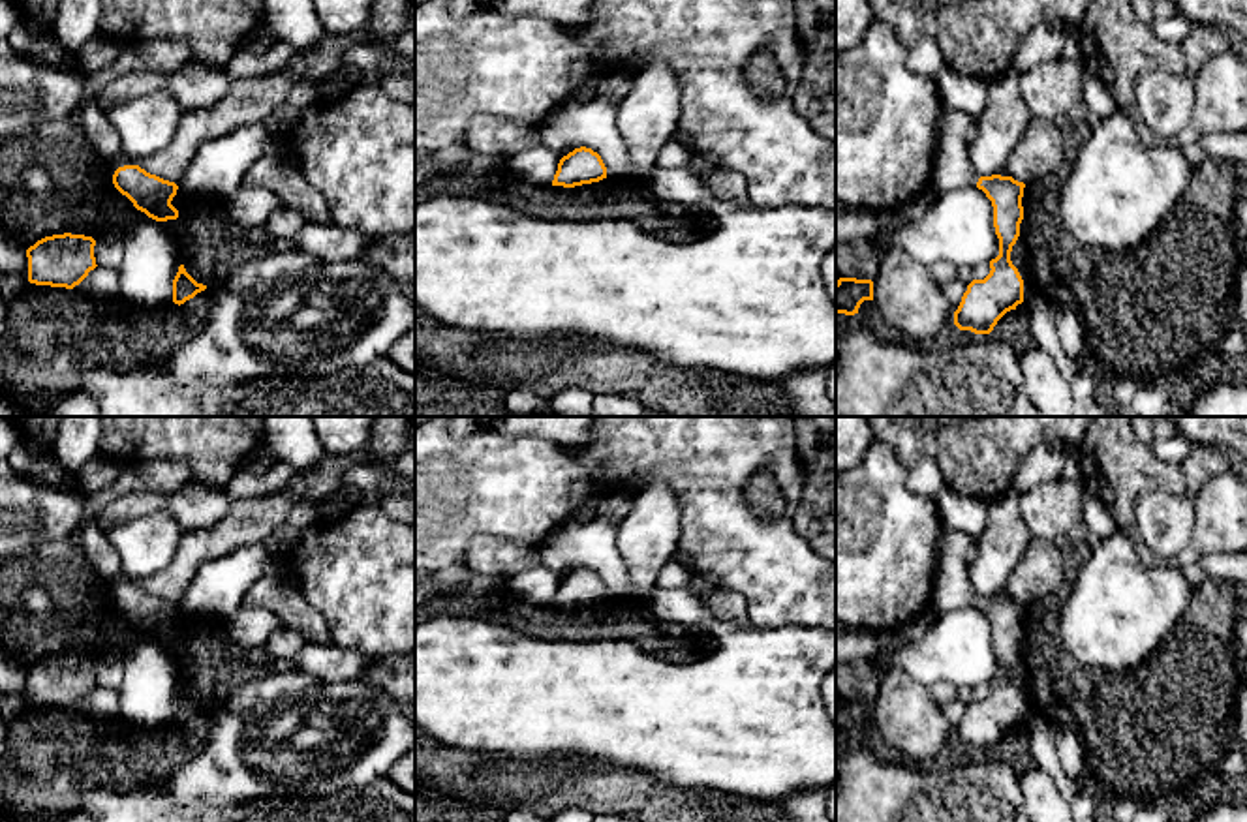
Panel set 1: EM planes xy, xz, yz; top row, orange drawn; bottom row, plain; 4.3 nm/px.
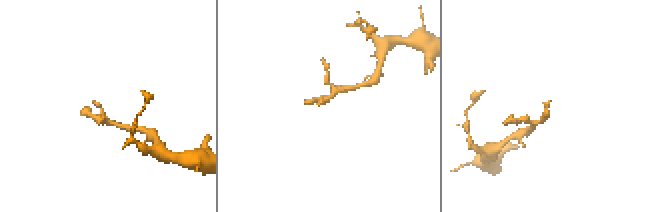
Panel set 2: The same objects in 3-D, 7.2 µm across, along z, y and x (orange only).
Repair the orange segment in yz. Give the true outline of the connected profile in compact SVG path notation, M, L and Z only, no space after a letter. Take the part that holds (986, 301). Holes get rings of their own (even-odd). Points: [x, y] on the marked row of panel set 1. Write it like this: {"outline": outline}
{"outline": "M943 107L939 139L931 171L931 184L939 193L977 186L993 206L993 227L999 238L999 255L990 261L990 274L973 280L954 312L960 330L990 334L997 321L1024 302L1024 280L1010 261L1012 246L1024 220L1024 182L1012 176L978 176L969 161L967 129L973 118L962 111Z"}

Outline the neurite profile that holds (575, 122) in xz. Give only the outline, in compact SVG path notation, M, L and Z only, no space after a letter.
M595 94L567 98L539 126L541 143L562 160L575 148L597 152L610 178L648 180L650 171L633 165L624 137L616 126L618 99Z

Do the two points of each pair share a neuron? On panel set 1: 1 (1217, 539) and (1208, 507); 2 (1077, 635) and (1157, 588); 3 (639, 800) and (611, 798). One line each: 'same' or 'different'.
1: same
2: same
3: same

